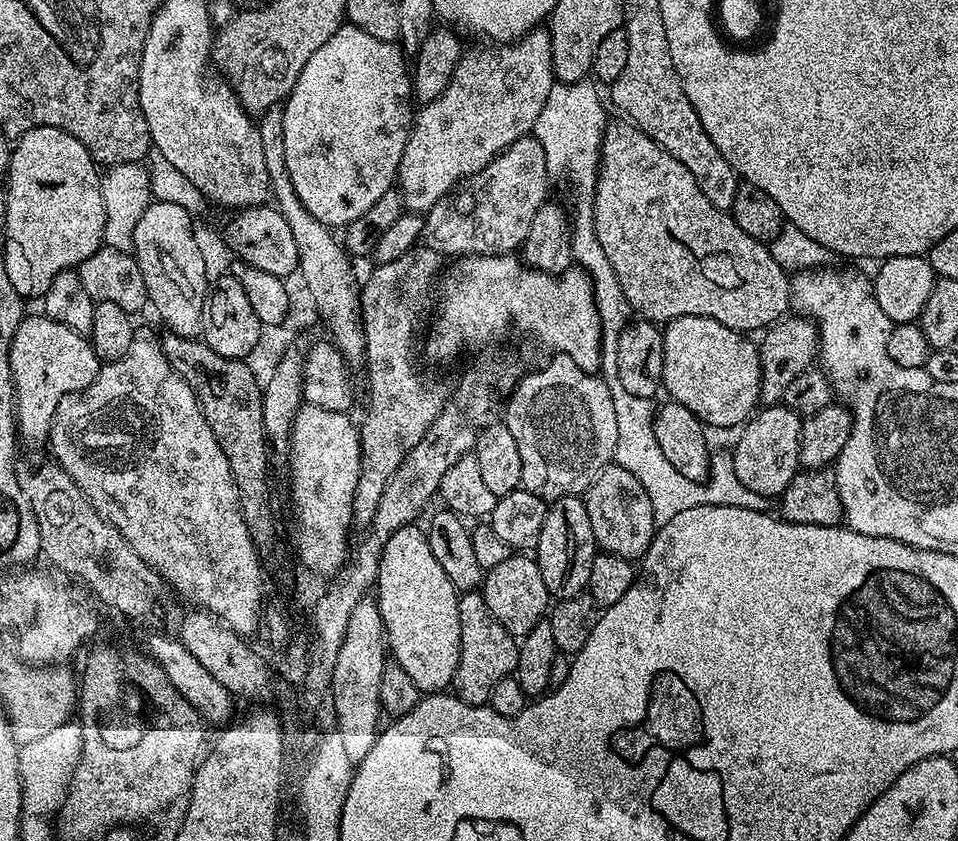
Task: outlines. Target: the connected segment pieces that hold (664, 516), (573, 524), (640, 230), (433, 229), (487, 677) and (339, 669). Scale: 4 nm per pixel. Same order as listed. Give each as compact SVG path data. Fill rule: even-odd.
M618 386L612 389L614 419L618 428L615 463L622 465L638 482L642 482L642 490L650 494L650 506L654 510L657 525L670 522L674 514L682 510L690 510L699 504L721 504L735 508L749 508L755 512L765 511L766 498L762 494L754 494L746 490L742 482L738 482L738 474L734 474L734 462L731 455L713 455L708 466L708 478L703 482L687 480L670 466L666 454L650 443L650 401L637 396L625 396ZM649 444L649 445L648 445Z
M558 496L548 504L546 522L542 522L542 534L538 534L538 542L534 549L534 559L542 570L542 582L546 582L546 590L553 601L581 595L588 587L590 578L590 562L598 555L594 530L590 530L590 514L586 514L586 506L580 496Z
M623 122L624 124L609 123L604 130L604 138L600 142L600 151L598 153L598 171L594 176L594 199L592 200L592 228L596 232L596 241L606 258L606 262L614 270L618 278L618 286L622 286L622 294L626 294L626 302L631 306L633 313L637 317L643 318L649 322L655 322L663 326L669 320L677 320L683 316L705 316L714 318L722 322L722 326L730 326L736 332L741 334L752 334L748 332L759 333L769 326L777 323L785 315L784 311L790 308L790 276L782 266L772 257L769 249L761 241L750 238L746 230L738 230L734 218L723 208L716 208L698 190L698 182L694 182L694 174L674 158L674 154L667 152L658 142L652 139L635 124Z
M529 134L523 136L521 140L516 140L511 146L484 167L482 173L484 179L484 189L481 190L480 201L476 209L469 214L465 220L456 220L452 216L440 216L441 209L434 207L424 219L424 231L422 235L423 247L439 252L441 257L463 258L465 256L491 256L493 254L508 254L513 250L519 249L527 238L530 229L530 222L534 219L539 208L549 199L548 196L548 179L550 173L546 166L546 154L542 146L536 140L535 135Z
M483 591L466 592L458 602L458 622L462 630L460 639L460 657L458 670L450 685L451 691L462 702L473 706L484 706L489 703L491 692L498 682L511 677L518 662L518 640L511 636L490 614L490 606L486 606Z
M370 594L362 597L350 614L343 644L338 652L331 680L330 706L334 708L336 724L345 753L355 766L370 754L380 733L379 683L386 663L386 637L381 620L379 601Z

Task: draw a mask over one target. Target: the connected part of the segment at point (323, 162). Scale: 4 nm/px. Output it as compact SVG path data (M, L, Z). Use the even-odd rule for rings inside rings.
M342 26L306 62L302 74L296 79L296 85L292 88L292 93L288 95L288 99L283 105L285 160L290 182L293 183L293 188L301 200L302 206L324 225L335 226L334 224L340 224L339 226L347 226L350 222L354 222L354 218L364 214L370 206L374 206L374 202L378 202L378 198L382 198L382 194L393 191L396 183L396 171L402 162L402 154L406 150L408 133L412 131L414 123L414 108L412 112L414 93L410 79L410 68L409 65L404 65L404 62L406 62L406 56L395 43L388 43L371 37L366 30L358 27Z

